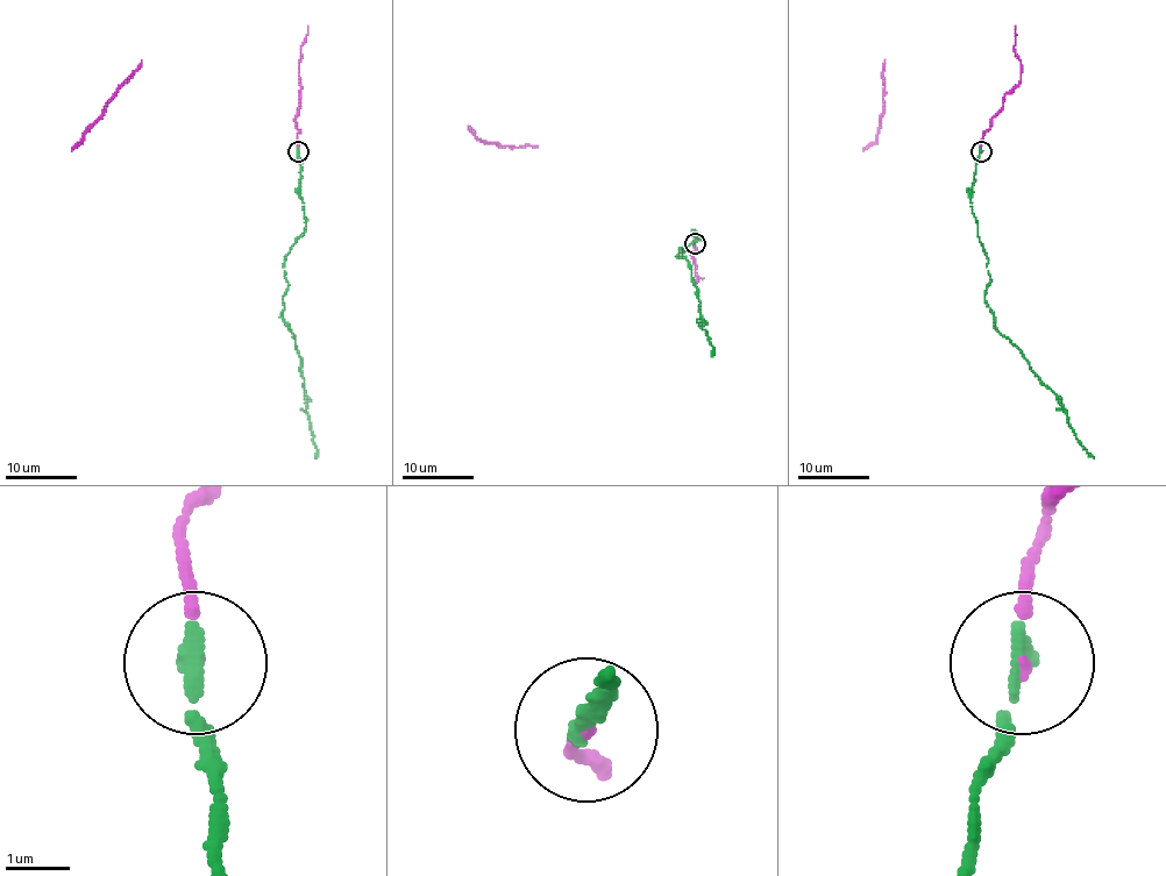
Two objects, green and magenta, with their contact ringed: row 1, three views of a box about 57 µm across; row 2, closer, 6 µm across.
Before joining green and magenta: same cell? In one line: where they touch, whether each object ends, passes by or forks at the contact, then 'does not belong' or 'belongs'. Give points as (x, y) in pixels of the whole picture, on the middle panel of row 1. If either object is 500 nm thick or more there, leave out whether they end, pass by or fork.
place (695, 243); green ends; magenta ends; belongs

